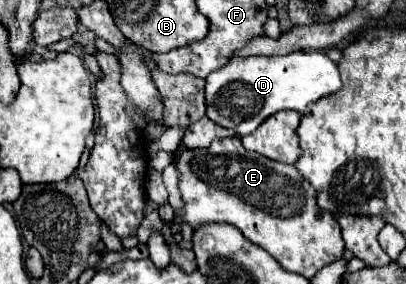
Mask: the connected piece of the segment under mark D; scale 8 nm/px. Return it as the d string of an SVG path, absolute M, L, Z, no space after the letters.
M294 51L292 55L276 57L232 57L222 69L206 77L206 115L216 125L234 129L242 137L282 109L294 109L304 115L310 103L336 93L340 87L342 81L336 63L320 51Z

